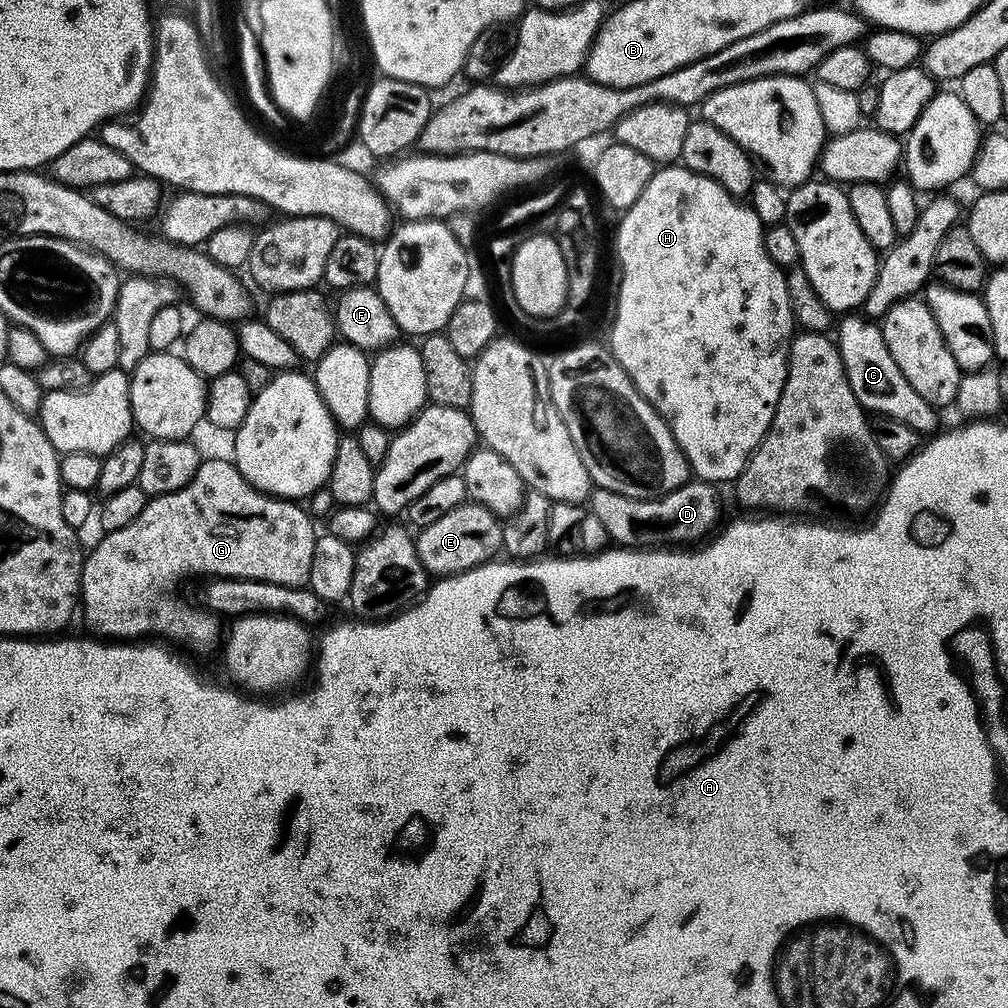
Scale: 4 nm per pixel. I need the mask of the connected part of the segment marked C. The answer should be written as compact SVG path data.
M848 314L841 320L844 321L841 322L840 329L839 324L835 329L834 339L840 345L842 366L846 370L850 390L854 390L854 398L858 398L865 412L877 417L897 419L919 434L935 433L937 409L930 402L926 402L926 398L922 398L922 394L918 394L918 390L914 390L910 382L906 382L906 374L902 374L902 370L898 370L898 362L890 358L883 327L875 319L863 314Z

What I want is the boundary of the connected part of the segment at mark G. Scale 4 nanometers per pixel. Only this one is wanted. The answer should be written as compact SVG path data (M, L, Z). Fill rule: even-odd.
M205 460L185 488L151 497L146 510L142 510L130 526L103 533L92 552L90 548L84 557L78 597L82 616L84 612L84 624L92 631L89 633L93 637L107 638L112 642L163 638L173 645L185 644L196 652L208 652L215 644L217 647L221 643L221 617L191 603L175 600L172 591L176 583L186 579L188 572L205 572L203 575L208 578L250 578L291 588L307 585L318 535L314 525L312 516L299 503L268 496L250 486L233 461Z

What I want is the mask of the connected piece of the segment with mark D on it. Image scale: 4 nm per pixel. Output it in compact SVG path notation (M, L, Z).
M695 478L678 486L678 490L670 494L649 500L630 498L626 494L614 494L614 490L593 487L586 504L594 517L602 522L609 541L620 546L656 546L659 545L656 544L659 540L700 542L717 527L716 519L720 516L720 496L716 492L719 491L713 485Z

